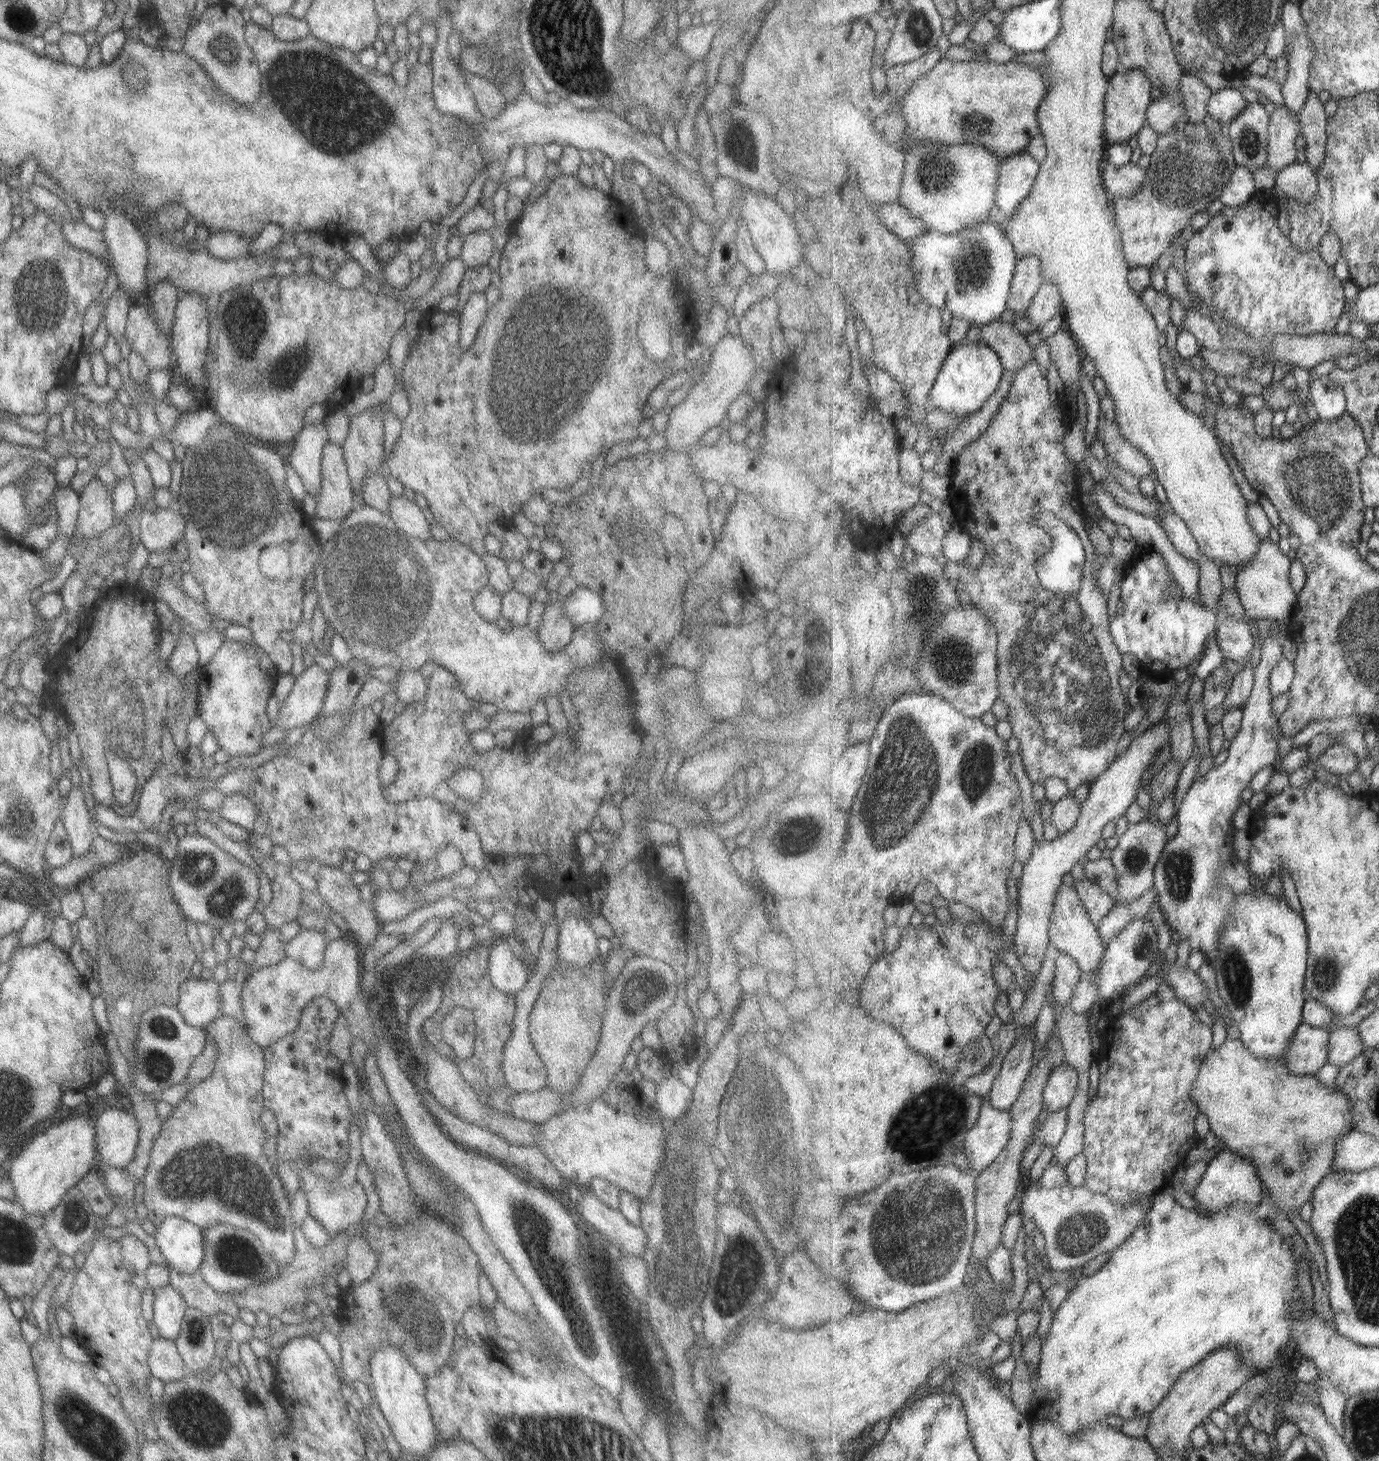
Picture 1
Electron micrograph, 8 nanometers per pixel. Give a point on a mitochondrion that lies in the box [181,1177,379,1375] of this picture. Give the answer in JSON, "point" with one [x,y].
{"point":[234,1255]}

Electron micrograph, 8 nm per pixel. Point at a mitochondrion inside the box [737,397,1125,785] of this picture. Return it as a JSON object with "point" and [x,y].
{"point":[953,663]}

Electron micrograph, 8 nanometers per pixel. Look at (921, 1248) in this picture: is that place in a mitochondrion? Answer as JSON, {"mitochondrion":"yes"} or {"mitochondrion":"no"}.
{"mitochondrion":"yes"}

